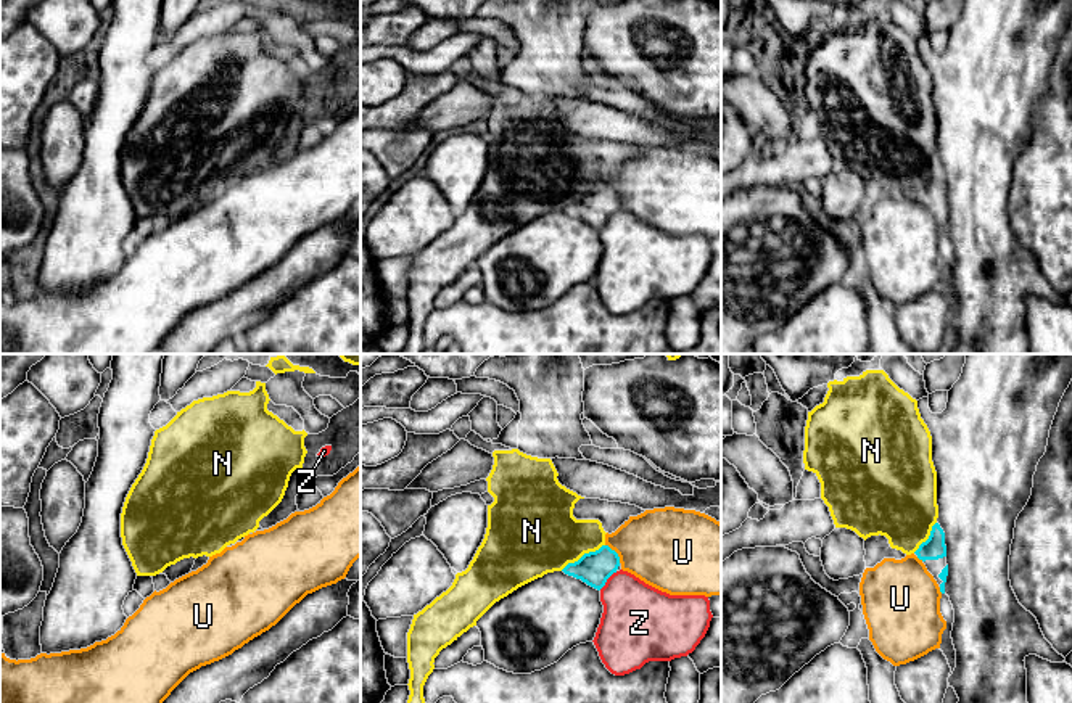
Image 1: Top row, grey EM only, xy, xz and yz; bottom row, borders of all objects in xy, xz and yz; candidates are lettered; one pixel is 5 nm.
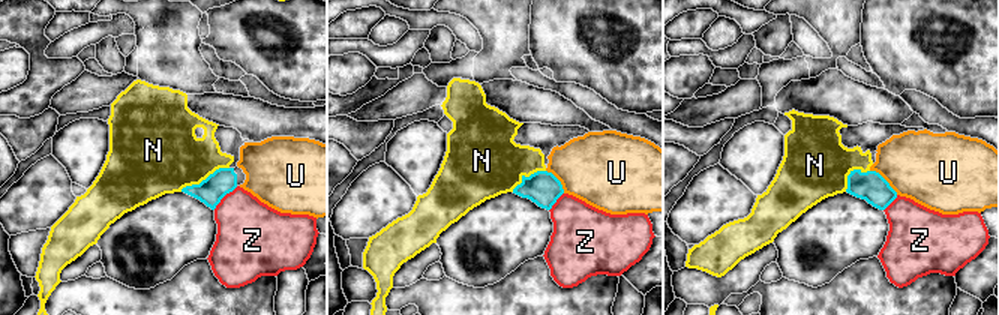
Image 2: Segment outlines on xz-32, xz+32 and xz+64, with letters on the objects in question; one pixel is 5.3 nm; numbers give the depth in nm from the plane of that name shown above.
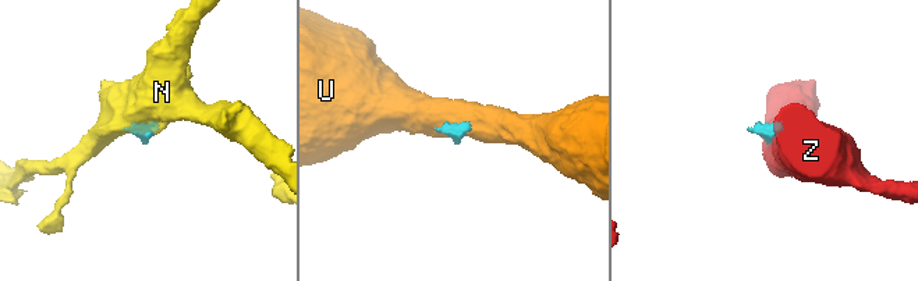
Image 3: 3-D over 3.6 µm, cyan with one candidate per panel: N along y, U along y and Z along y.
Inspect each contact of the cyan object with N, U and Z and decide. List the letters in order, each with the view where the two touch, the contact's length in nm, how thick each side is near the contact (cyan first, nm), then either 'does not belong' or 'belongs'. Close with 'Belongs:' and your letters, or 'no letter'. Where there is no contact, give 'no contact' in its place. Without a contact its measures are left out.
N: contact in xz; length 260 nm; calibres 170 and 400 nm; does not belong
U: contact in xz; length 120 nm; calibres 170 and 400 nm; does not belong
Z: contact in xz; length 130 nm; calibres 170 and 340 nm; does not belong
Belongs: no letter

